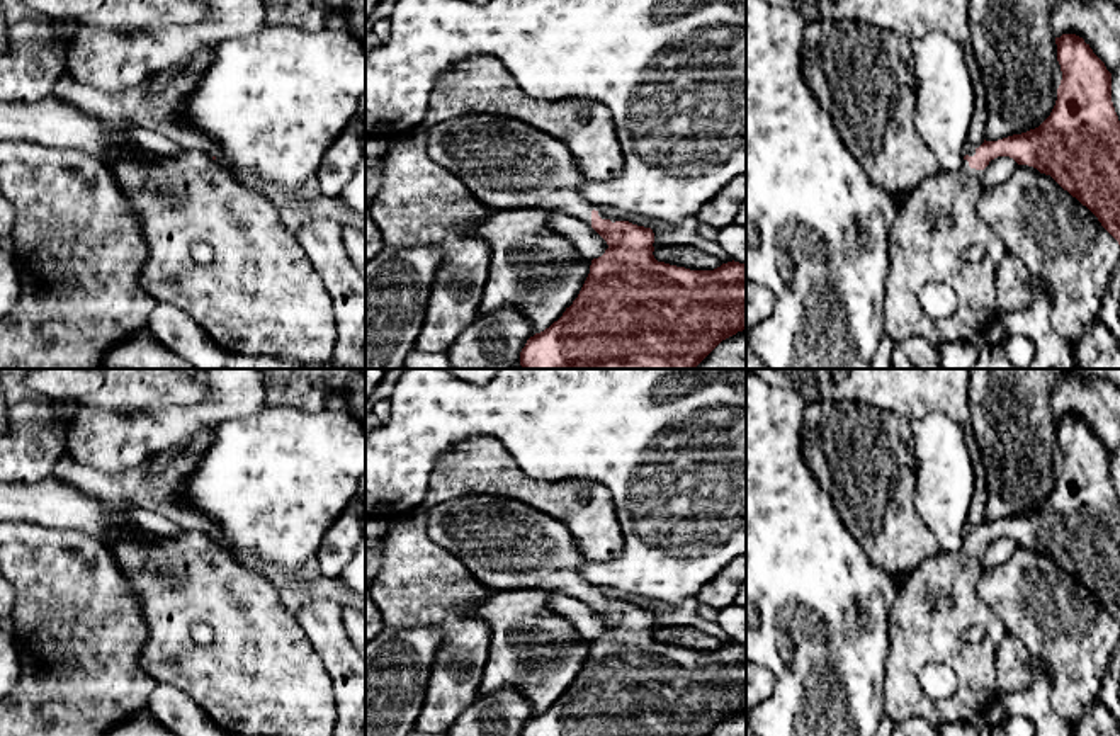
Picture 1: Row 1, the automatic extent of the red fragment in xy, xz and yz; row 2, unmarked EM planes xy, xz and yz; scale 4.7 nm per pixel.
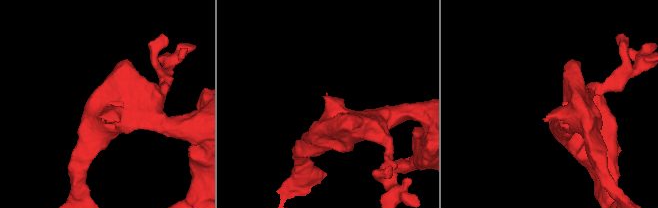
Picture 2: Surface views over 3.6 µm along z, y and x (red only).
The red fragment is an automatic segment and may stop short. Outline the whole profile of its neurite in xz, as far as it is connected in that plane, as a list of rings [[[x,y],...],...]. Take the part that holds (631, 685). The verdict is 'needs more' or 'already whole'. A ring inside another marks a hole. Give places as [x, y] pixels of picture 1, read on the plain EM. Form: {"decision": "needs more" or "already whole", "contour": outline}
{"decision": "needs more", "contour": [[[486,493],[467,495],[447,500],[444,503],[425,508],[427,517],[427,534],[432,542],[438,544],[442,549],[459,558],[464,566],[489,590],[489,592],[506,592],[522,588],[537,588],[547,592],[557,592],[563,595],[574,597],[583,603],[590,605],[608,626],[605,634],[591,641],[590,654],[569,688],[563,697],[554,702],[549,709],[530,717],[522,729],[520,736],[709,736],[722,721],[746,711],[746,646],[739,643],[727,643],[714,651],[690,651],[685,648],[670,646],[658,643],[653,636],[654,632],[654,614],[651,609],[637,607],[629,602],[614,602],[607,597],[605,588],[591,585],[585,578],[585,566],[588,559],[580,552],[569,529],[556,520],[554,517],[529,507],[523,501],[517,501],[510,496],[493,496]]]}

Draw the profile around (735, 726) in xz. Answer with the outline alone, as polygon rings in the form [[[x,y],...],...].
[[[746,711],[722,721],[709,736],[746,736]]]

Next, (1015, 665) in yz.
[[[1006,634],[1001,644],[996,649],[996,687],[999,695],[1006,695],[1016,690],[1025,690],[1033,682],[1033,670],[1044,666],[1049,673],[1049,668],[1044,661],[1035,658],[1023,643]]]

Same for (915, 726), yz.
[[[923,717],[896,722],[892,736],[936,736],[936,728]]]

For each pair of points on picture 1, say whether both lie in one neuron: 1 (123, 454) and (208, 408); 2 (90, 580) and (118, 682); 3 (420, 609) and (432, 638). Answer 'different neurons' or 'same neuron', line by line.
1: same neuron
2: same neuron
3: different neurons

